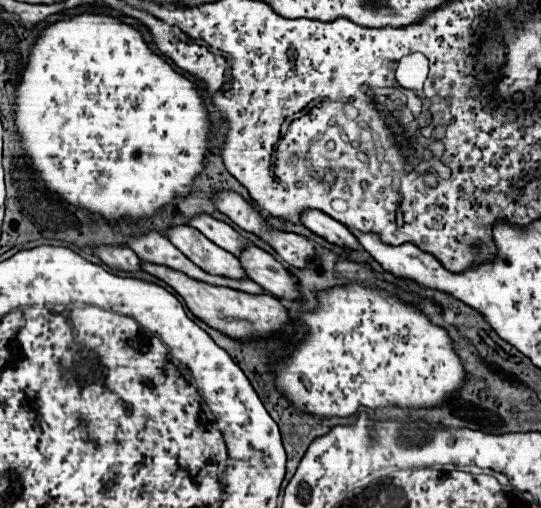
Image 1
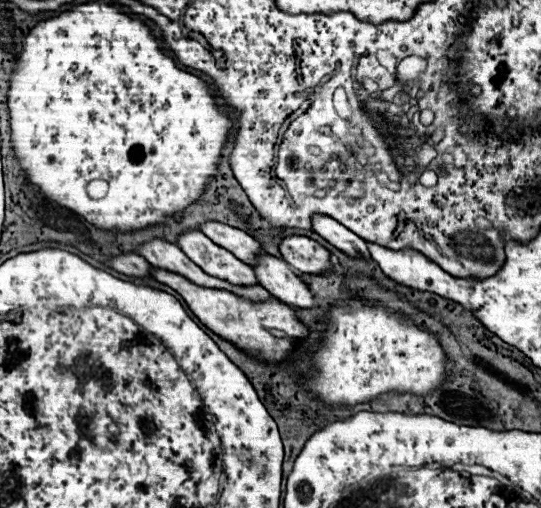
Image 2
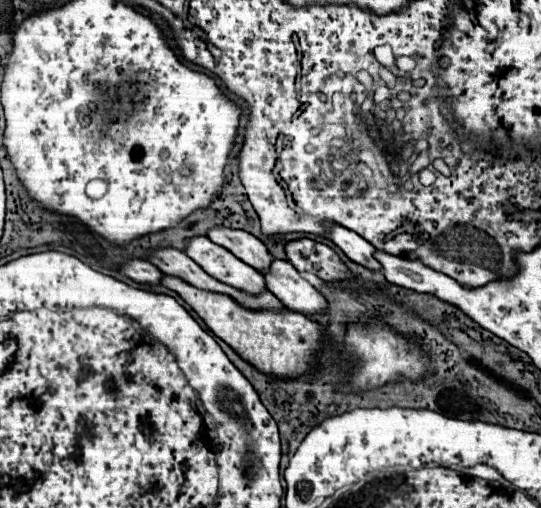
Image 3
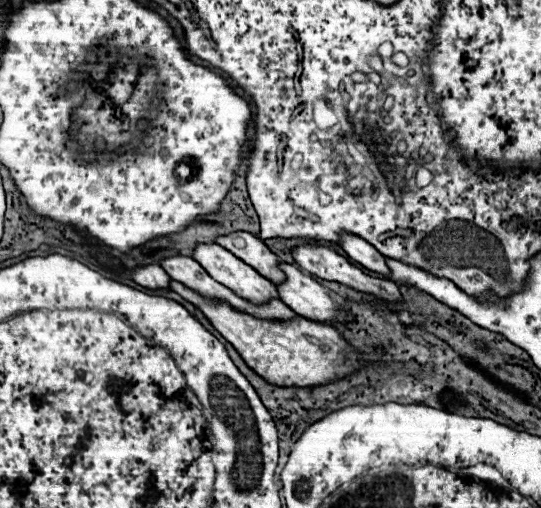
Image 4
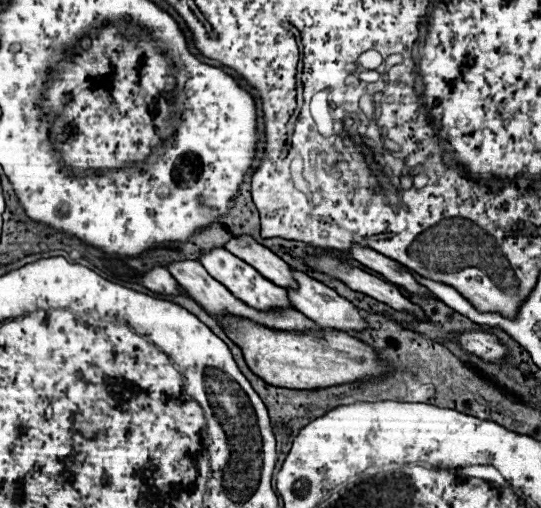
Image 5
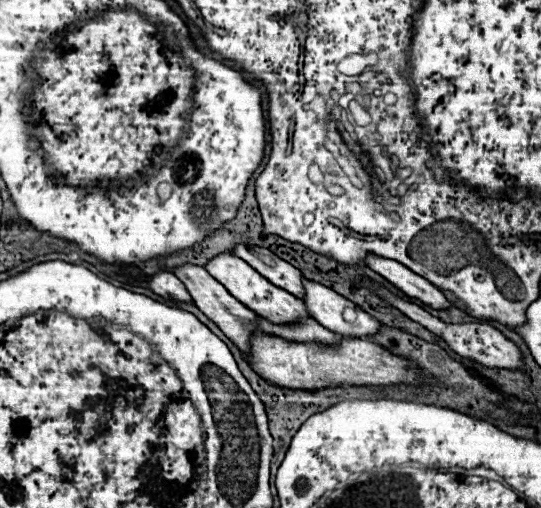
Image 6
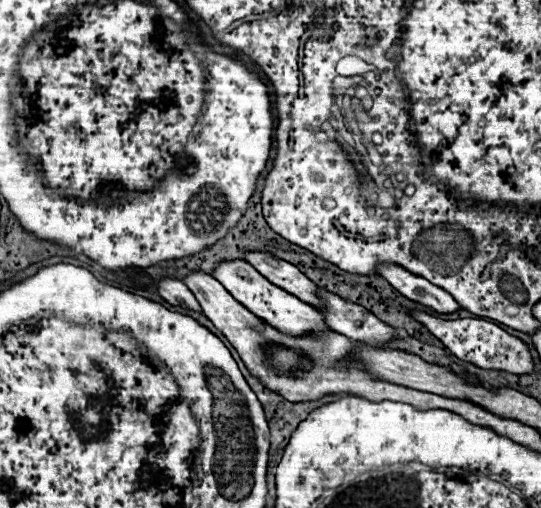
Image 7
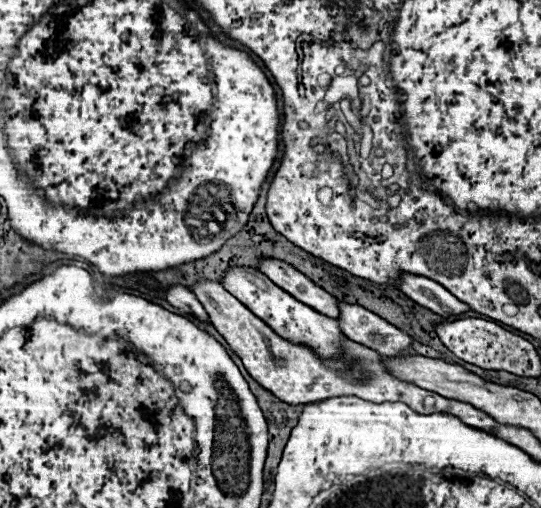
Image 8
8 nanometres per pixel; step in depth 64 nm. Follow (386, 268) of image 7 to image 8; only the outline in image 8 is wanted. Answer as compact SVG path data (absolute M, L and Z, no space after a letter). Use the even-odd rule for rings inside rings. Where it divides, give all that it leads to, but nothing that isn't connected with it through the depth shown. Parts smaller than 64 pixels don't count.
M404 274L402 282L398 286L406 296L410 296L414 302L422 304L424 308L430 308L438 316L458 316L470 310L470 306L456 300L446 288L442 288L438 282L424 278L424 276L412 276Z

